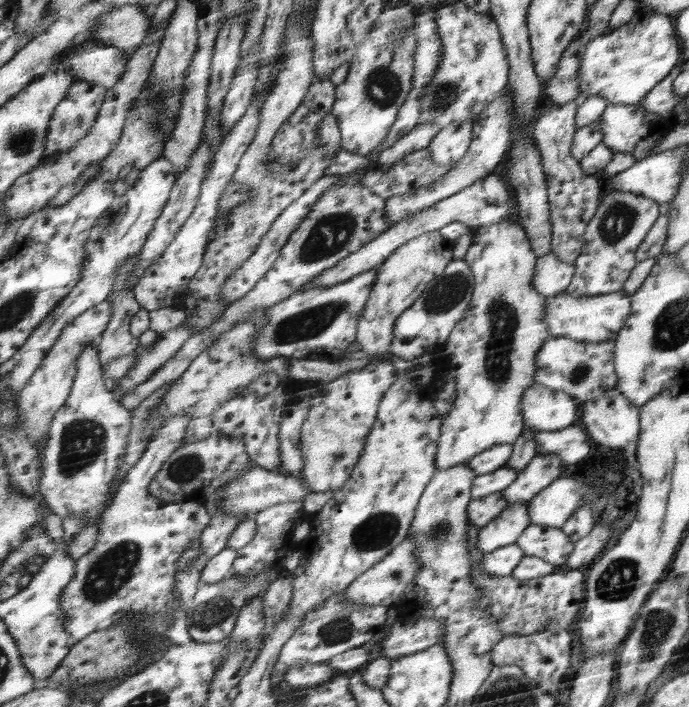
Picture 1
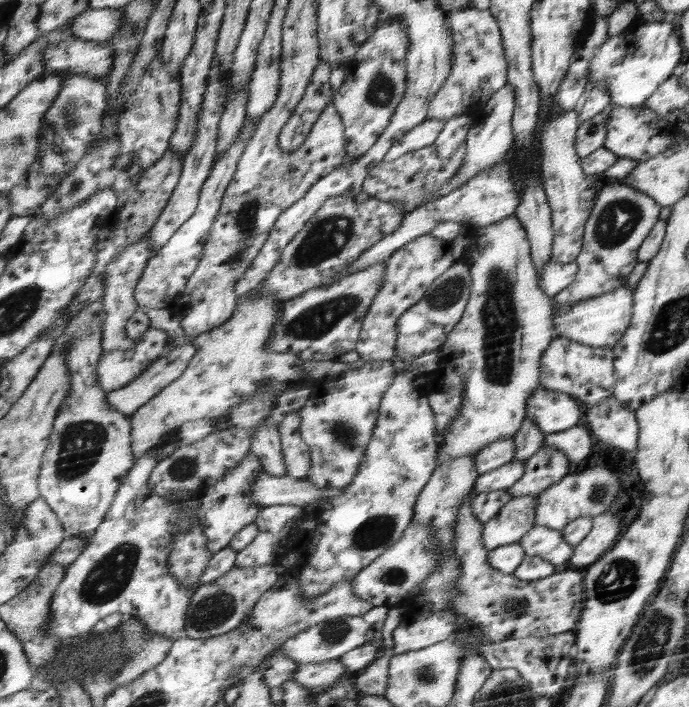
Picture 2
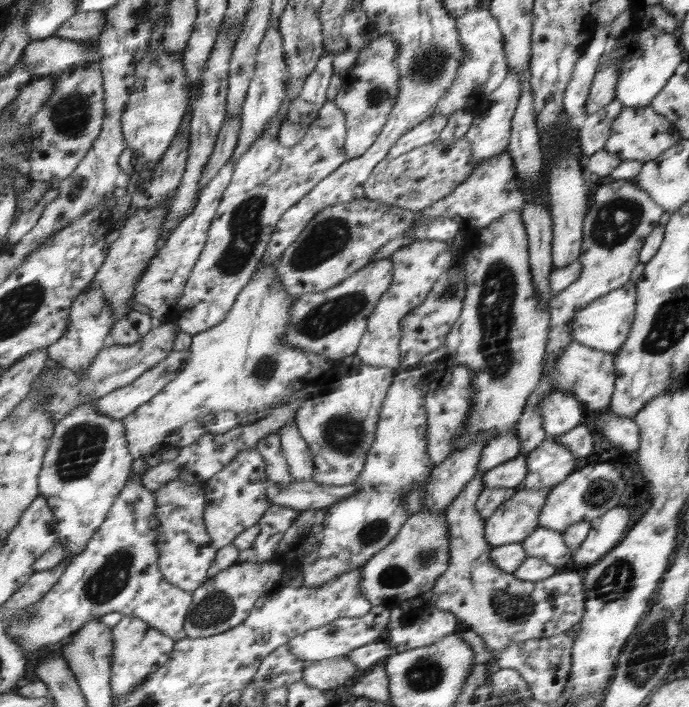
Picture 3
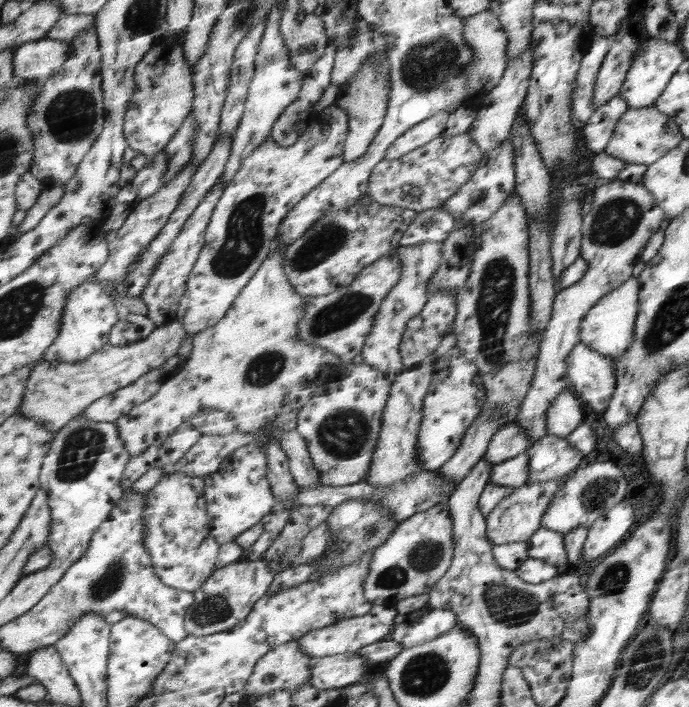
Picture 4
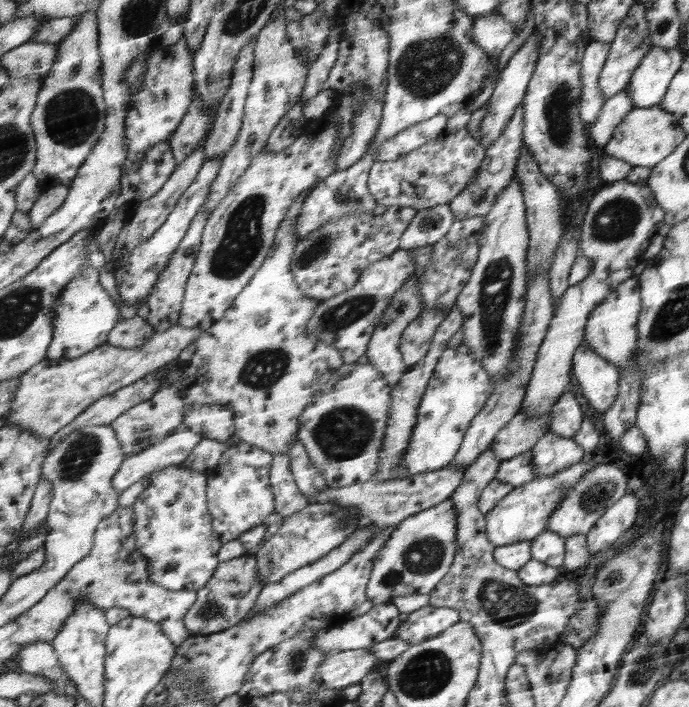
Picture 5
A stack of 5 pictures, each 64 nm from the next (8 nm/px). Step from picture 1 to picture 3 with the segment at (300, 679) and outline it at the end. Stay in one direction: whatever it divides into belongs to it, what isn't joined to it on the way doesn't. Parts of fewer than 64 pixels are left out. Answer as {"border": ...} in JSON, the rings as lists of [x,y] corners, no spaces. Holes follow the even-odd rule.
{"border":[[[344,655],[320,659],[308,668],[304,667],[303,680],[312,688],[332,691],[343,688],[350,680],[356,680],[356,674],[355,662]]]}

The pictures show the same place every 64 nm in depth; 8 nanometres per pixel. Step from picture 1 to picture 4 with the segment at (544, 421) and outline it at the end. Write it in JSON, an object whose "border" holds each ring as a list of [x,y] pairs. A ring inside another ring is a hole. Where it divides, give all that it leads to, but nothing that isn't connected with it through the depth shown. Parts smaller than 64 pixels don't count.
{"border":[[[564,390],[547,408],[547,433],[566,438],[584,422],[584,413],[578,396]]]}

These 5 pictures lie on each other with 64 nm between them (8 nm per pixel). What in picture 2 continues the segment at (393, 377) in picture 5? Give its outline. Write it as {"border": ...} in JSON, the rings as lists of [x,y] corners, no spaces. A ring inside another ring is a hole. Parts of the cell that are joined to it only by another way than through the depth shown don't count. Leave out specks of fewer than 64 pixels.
{"border":[[[431,234],[419,236],[395,250],[385,261],[387,266],[383,286],[372,302],[367,317],[364,318],[359,334],[356,352],[360,361],[390,361],[396,357],[396,322],[408,308],[420,302],[430,284],[439,278],[456,262],[452,257],[452,241]]]}

